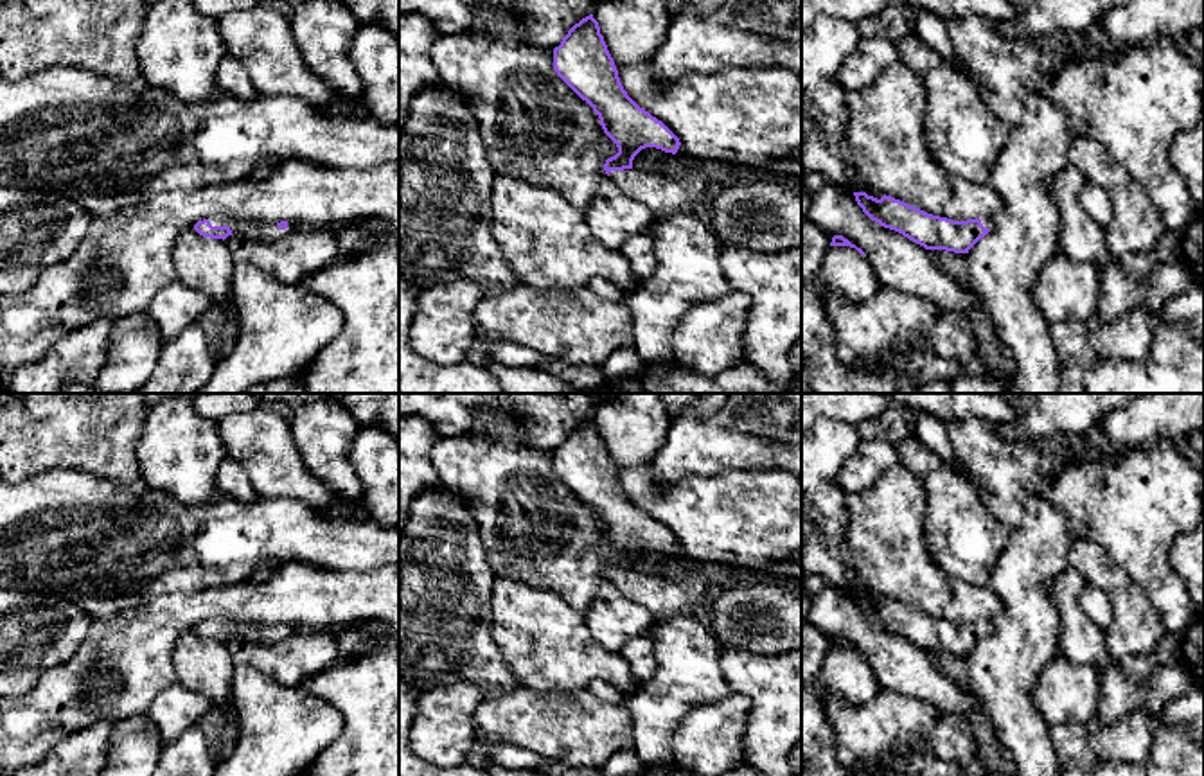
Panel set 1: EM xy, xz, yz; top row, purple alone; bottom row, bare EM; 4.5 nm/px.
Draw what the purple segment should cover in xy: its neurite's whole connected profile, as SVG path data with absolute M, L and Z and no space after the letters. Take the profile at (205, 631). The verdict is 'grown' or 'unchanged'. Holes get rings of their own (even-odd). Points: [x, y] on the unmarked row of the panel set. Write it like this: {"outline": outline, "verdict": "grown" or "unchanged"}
{"outline": "M210 620L198 623L194 627L194 632L199 638L223 643L232 636L253 639L259 643L271 643L293 634L295 630L297 627L288 623L264 625L264 623L232 622L232 620Z", "verdict": "grown"}

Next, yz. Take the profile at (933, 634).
{"outline": "M854 595L854 598L872 623L902 636L925 652L969 656L994 630L994 620L952 623L886 596L881 602L866 595Z", "verdict": "grown"}

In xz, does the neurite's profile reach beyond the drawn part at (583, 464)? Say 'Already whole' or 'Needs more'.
Needs more

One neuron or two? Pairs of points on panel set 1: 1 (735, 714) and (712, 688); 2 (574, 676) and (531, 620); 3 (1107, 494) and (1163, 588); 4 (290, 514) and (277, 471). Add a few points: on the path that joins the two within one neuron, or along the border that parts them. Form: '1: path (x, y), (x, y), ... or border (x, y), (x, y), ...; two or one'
1: border (730, 692), (721, 699), (696, 706), (685, 717); two
2: path (566, 661), (540, 634); one
3: path (1131, 518), (1138, 527), (1140, 545), (1149, 564); one
4: border (259, 496), (295, 498), (318, 511); two

